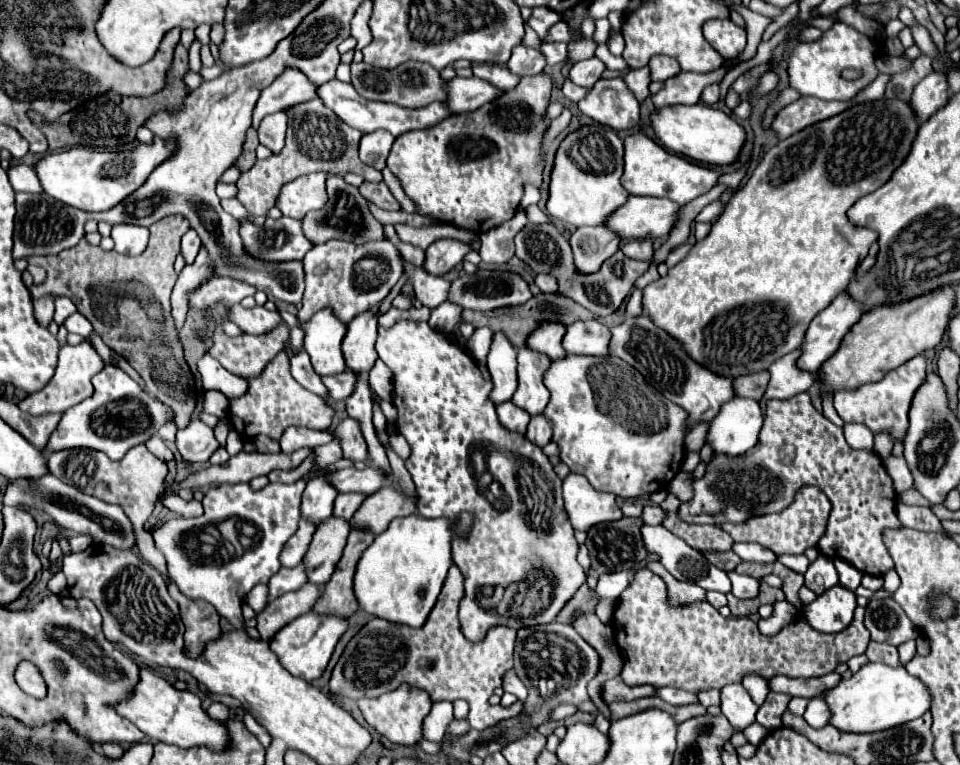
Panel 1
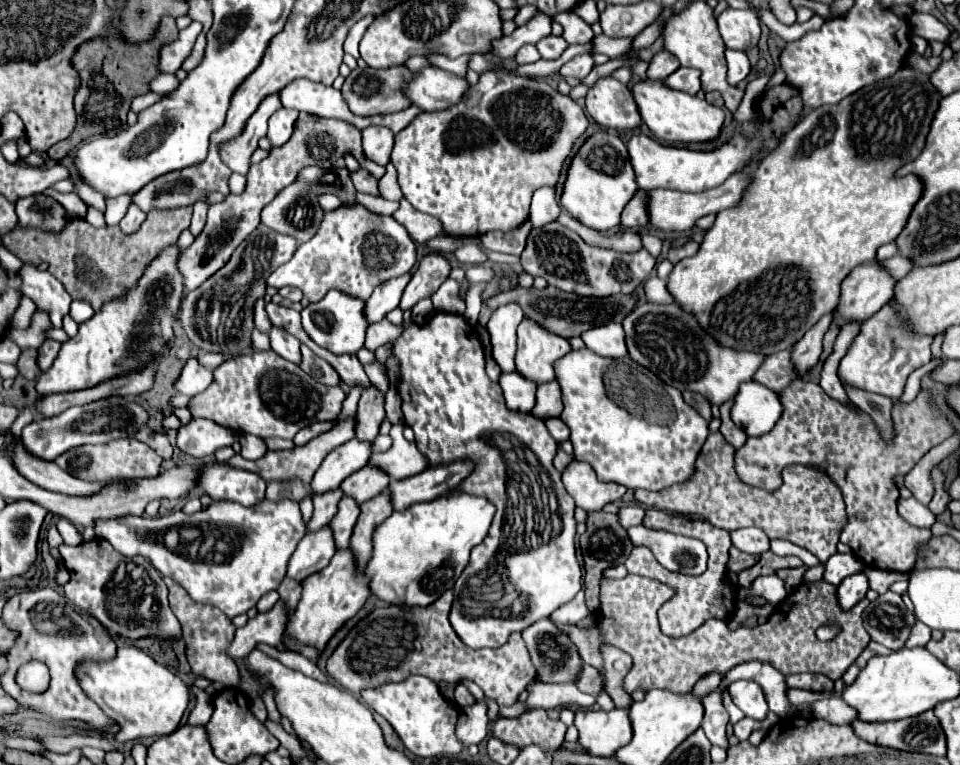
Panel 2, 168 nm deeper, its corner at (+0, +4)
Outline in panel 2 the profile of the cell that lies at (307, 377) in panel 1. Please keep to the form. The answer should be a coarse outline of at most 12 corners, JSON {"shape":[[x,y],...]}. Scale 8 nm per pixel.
{"shape":[[274,328],[270,344],[284,360],[300,366],[300,342]]}

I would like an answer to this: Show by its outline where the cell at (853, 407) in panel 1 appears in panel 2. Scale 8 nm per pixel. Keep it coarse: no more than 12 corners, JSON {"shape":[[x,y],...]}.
{"shape":[[886,304],[860,326],[838,378],[900,398],[930,362],[930,336],[904,334]]}

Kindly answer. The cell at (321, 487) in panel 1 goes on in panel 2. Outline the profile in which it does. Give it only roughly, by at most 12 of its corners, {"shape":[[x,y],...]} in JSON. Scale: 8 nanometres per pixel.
{"shape":[[370,442],[334,448],[310,482],[312,494],[336,490],[366,466]]}

